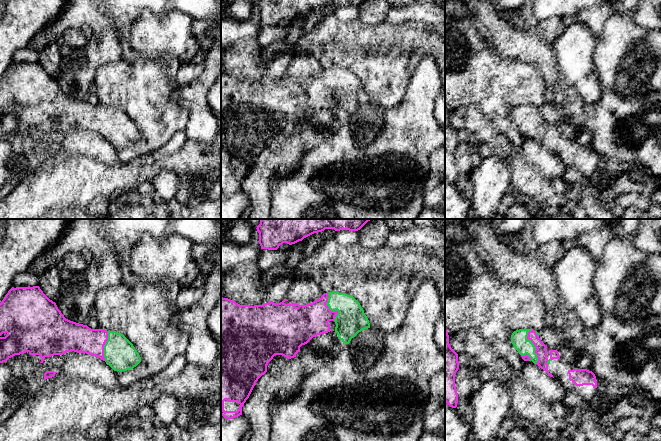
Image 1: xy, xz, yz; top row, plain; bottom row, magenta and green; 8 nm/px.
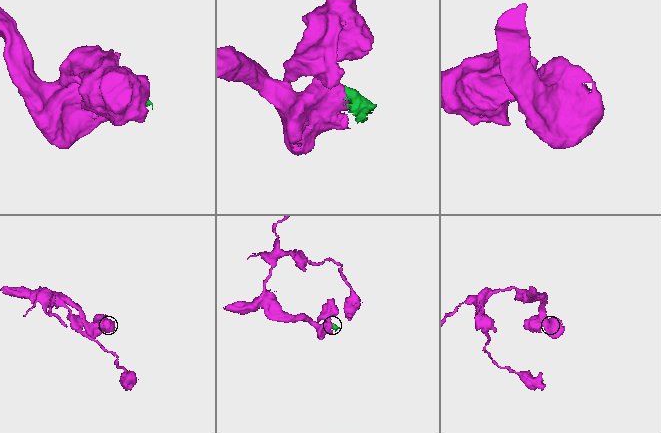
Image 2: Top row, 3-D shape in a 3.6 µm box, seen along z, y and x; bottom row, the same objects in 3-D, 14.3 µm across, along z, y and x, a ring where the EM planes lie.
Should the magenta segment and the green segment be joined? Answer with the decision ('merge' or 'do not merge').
merge

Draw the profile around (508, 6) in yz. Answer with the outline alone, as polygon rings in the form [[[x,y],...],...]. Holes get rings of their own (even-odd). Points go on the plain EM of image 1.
[[[494,0],[497,10],[505,13],[516,13],[525,0]]]

